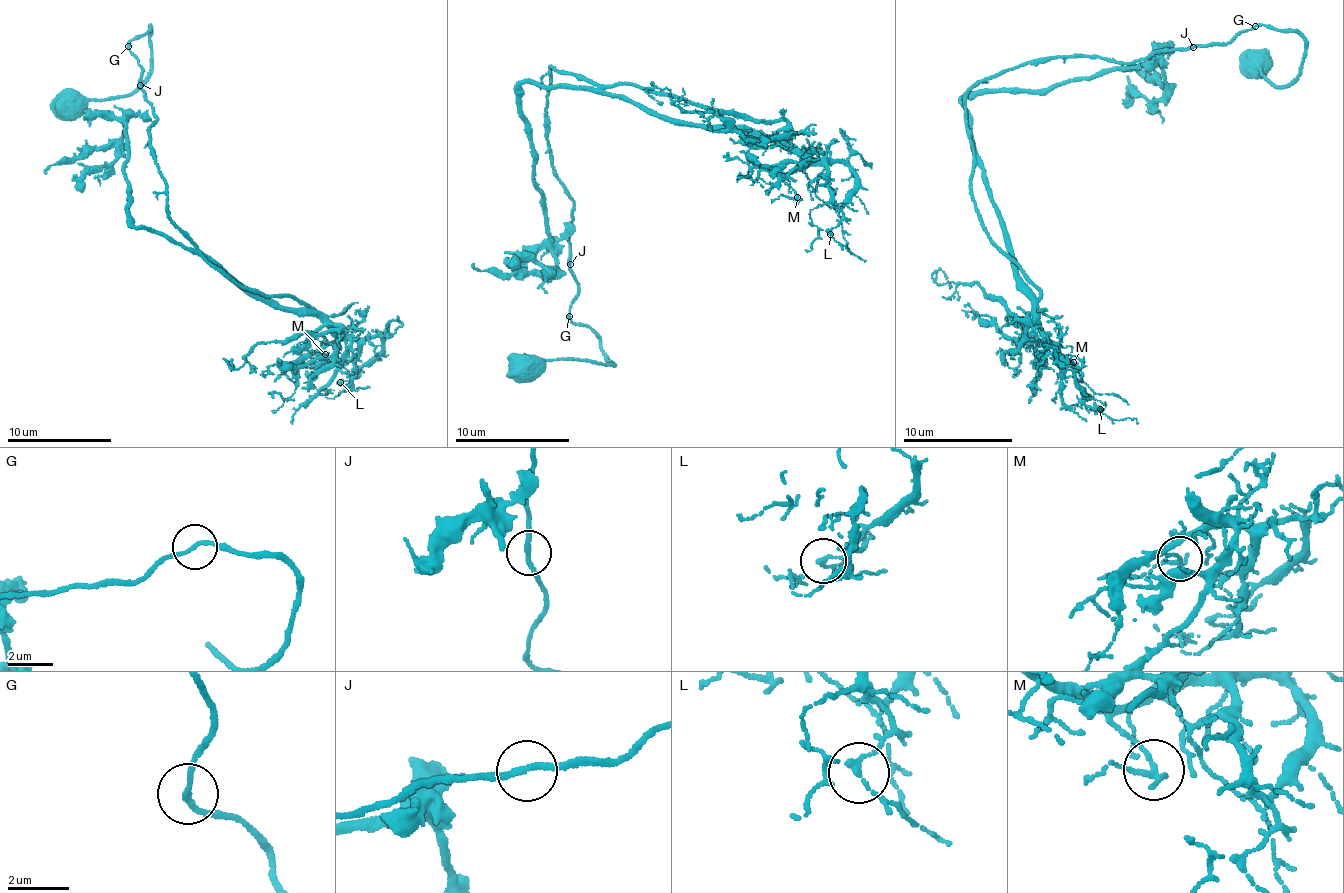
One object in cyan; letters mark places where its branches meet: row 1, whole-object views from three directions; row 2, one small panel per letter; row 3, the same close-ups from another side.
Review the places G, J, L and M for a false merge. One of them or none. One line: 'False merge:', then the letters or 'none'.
False merge: none

